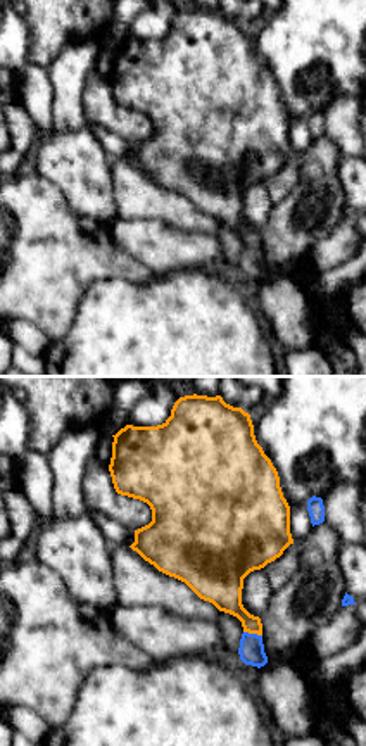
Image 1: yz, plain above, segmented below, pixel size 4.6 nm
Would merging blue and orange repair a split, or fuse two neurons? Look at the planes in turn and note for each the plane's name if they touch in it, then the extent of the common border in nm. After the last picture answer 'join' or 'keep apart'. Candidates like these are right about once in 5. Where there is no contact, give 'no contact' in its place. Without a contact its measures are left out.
meets blue in yz; contact 90 nm long

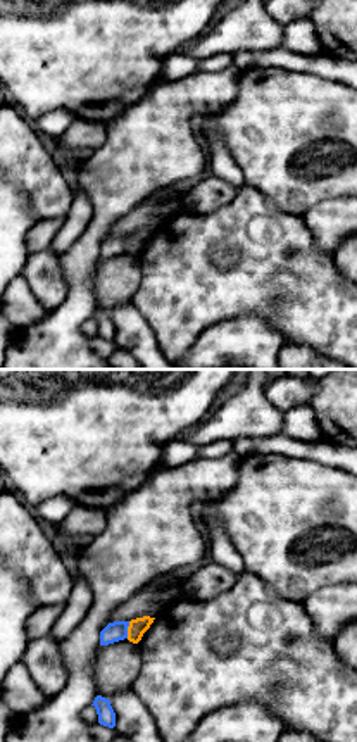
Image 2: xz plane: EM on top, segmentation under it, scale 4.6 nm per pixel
meets blue in xz; contact 80 nm long

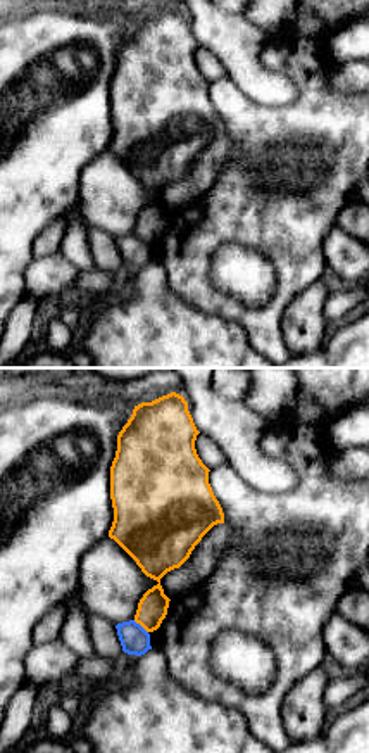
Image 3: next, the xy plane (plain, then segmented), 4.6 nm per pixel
meets blue in xy; contact 90 nm long

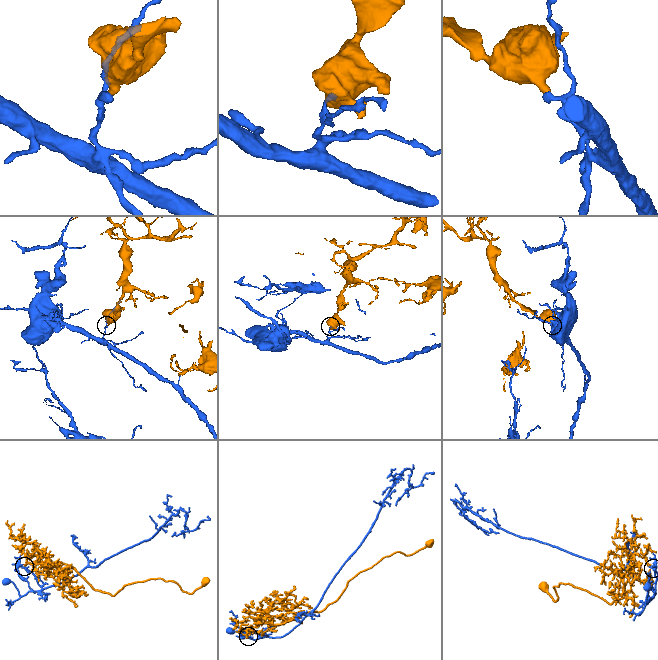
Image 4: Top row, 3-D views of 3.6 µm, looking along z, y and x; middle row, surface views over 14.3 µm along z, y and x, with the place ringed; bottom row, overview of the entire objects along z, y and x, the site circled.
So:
keep apart

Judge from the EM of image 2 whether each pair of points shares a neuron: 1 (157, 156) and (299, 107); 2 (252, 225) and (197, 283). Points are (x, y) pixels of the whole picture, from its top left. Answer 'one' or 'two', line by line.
1: two
2: one

